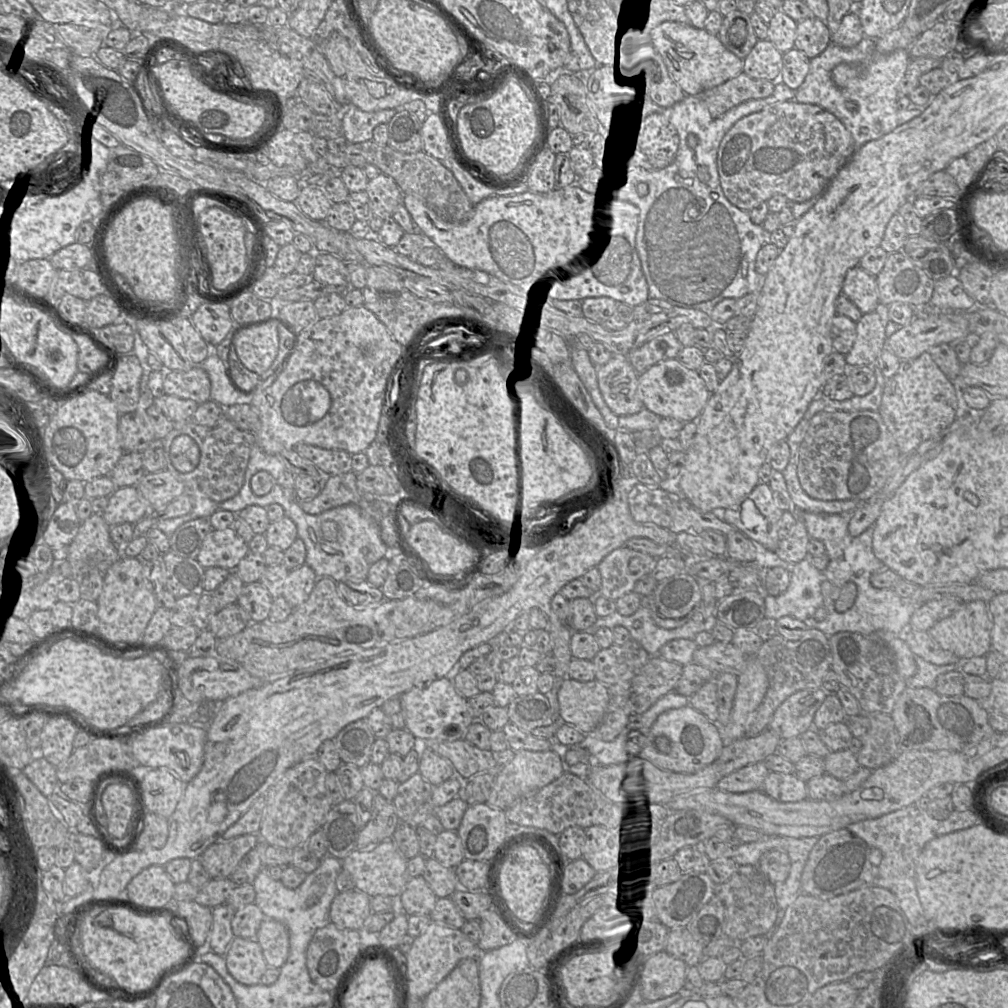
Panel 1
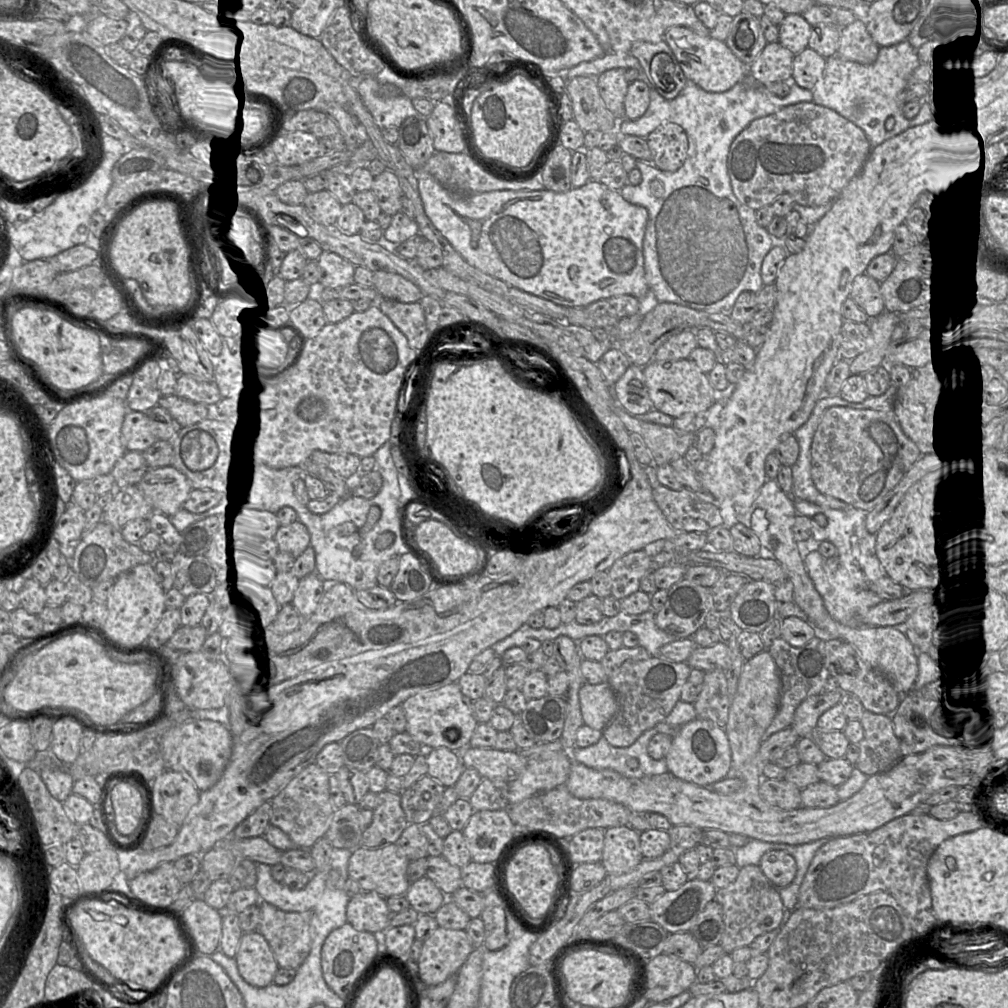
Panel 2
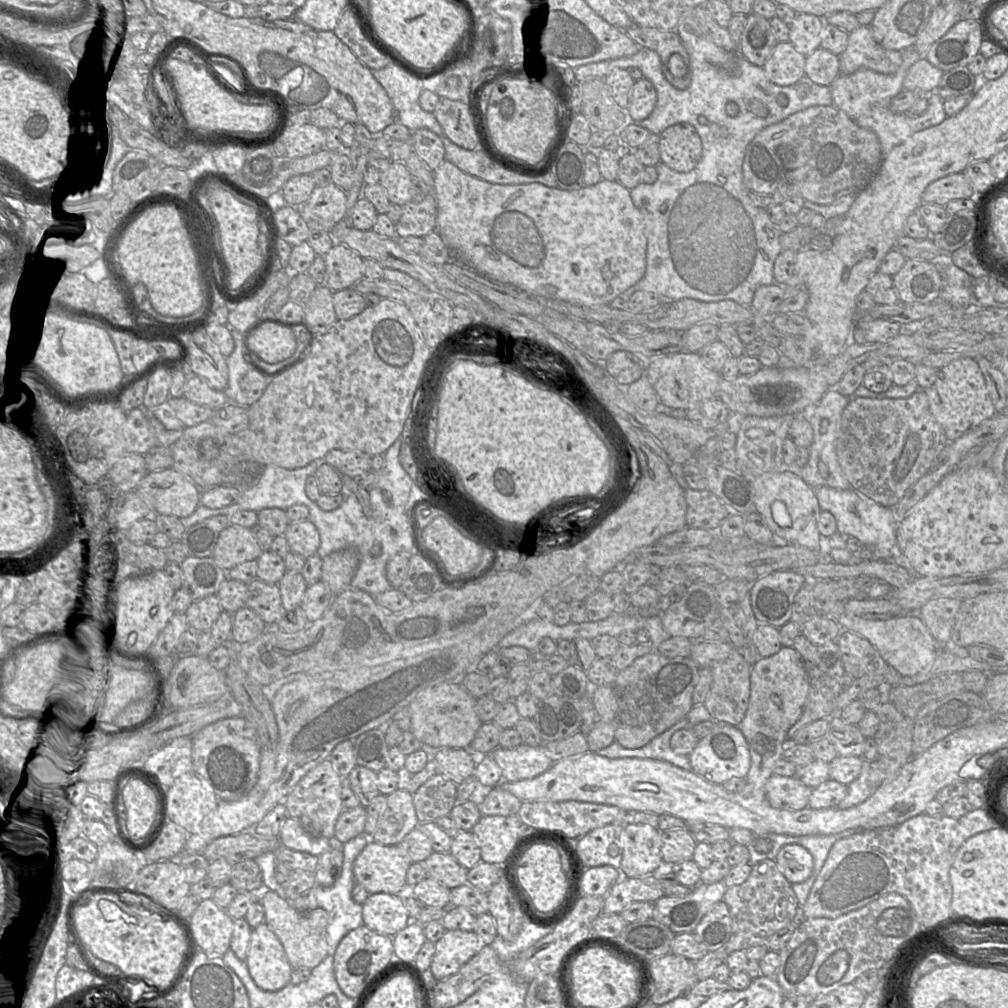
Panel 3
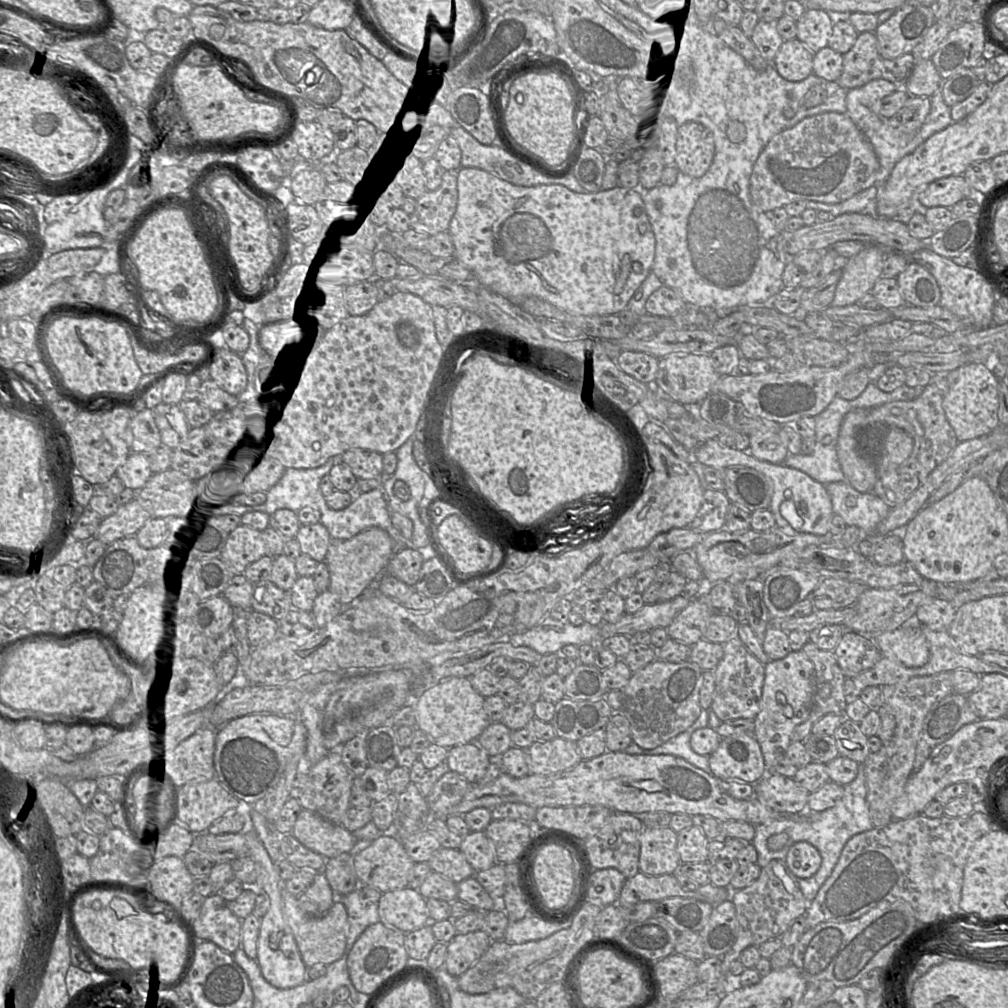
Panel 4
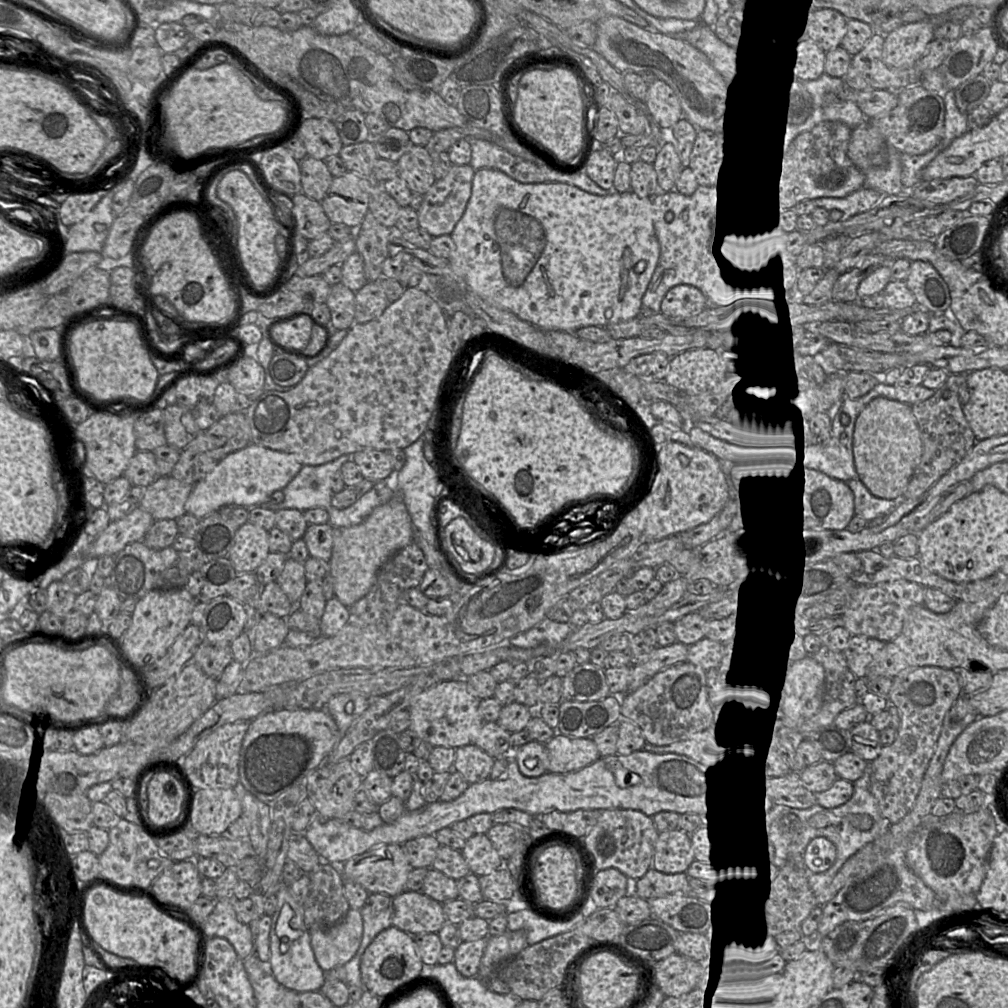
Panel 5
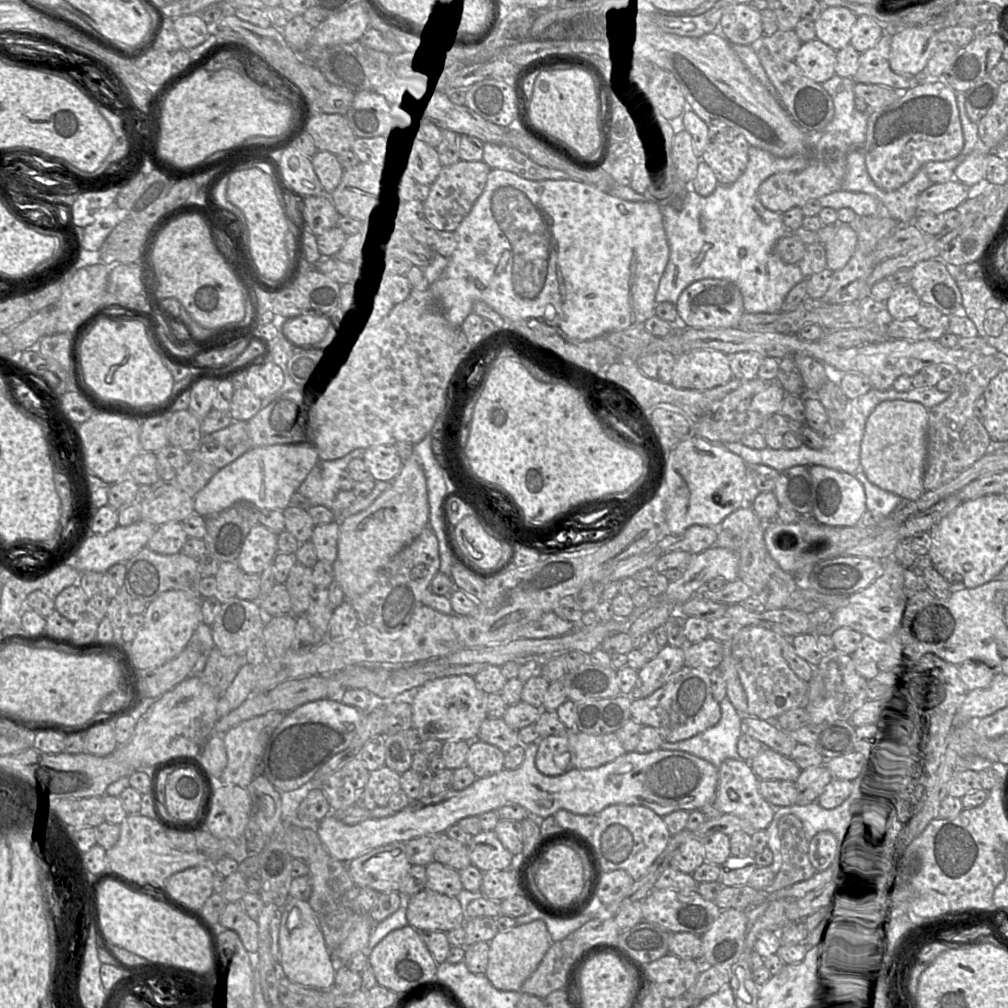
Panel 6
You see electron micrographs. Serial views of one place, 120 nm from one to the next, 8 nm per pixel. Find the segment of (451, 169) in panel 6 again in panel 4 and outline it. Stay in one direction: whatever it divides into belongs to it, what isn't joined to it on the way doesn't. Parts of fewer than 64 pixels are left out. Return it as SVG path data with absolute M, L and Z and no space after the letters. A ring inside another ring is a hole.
M458 170L445 171L442 177L442 183L437 189L426 191L421 197L416 199L415 211L410 215L411 229L417 232L423 232L428 236L448 231L450 221L457 207L457 177Z

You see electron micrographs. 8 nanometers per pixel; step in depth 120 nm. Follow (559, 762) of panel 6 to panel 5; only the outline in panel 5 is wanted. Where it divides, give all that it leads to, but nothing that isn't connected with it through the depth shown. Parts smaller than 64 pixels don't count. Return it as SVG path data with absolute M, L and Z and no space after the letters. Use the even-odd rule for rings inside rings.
M531 741L514 749L508 757L517 763L519 771L527 778L539 777L548 773L548 753L545 744Z

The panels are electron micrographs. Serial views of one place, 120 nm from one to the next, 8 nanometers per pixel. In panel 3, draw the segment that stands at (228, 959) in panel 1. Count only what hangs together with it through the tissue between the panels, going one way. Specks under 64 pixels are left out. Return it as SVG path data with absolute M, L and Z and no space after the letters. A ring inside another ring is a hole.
M265 922L252 929L245 962L262 990L278 991L290 983L293 968L282 943Z

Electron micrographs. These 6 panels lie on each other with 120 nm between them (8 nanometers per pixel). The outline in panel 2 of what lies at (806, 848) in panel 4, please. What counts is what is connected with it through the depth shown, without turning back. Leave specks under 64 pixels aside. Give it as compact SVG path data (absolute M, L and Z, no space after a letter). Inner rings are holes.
M784 850L767 851L762 856L759 867L777 888L788 886L795 878L797 871L794 857Z

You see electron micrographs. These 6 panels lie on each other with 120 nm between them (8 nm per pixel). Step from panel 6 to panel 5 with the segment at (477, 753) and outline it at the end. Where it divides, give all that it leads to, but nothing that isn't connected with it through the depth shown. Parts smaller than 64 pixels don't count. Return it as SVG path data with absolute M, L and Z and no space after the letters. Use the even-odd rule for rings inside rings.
M475 744L455 749L453 770L467 783L474 784L489 778L495 758L488 755Z

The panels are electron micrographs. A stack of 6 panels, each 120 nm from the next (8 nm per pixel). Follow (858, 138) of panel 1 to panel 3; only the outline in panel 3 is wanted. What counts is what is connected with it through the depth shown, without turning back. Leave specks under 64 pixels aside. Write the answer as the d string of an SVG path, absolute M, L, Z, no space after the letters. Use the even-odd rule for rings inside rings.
M914 49L902 51L902 63L893 74L882 74L870 69L859 69L849 75L840 75L831 83L833 105L843 111L858 126L872 130L878 137L883 157L892 148L903 143L916 132L942 123L947 115L941 97L934 91L927 95L928 106L923 114L911 118L906 114L895 114L890 110L890 102L903 90L903 81L909 68L922 57Z

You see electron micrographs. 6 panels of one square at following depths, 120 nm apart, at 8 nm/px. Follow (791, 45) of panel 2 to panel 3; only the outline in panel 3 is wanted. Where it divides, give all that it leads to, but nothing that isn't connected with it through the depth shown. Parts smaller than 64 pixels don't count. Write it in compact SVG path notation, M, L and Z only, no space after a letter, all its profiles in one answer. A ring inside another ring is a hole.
M798 13L789 25L789 42L801 54L808 56L821 44L821 31L825 25L823 18L808 13Z

